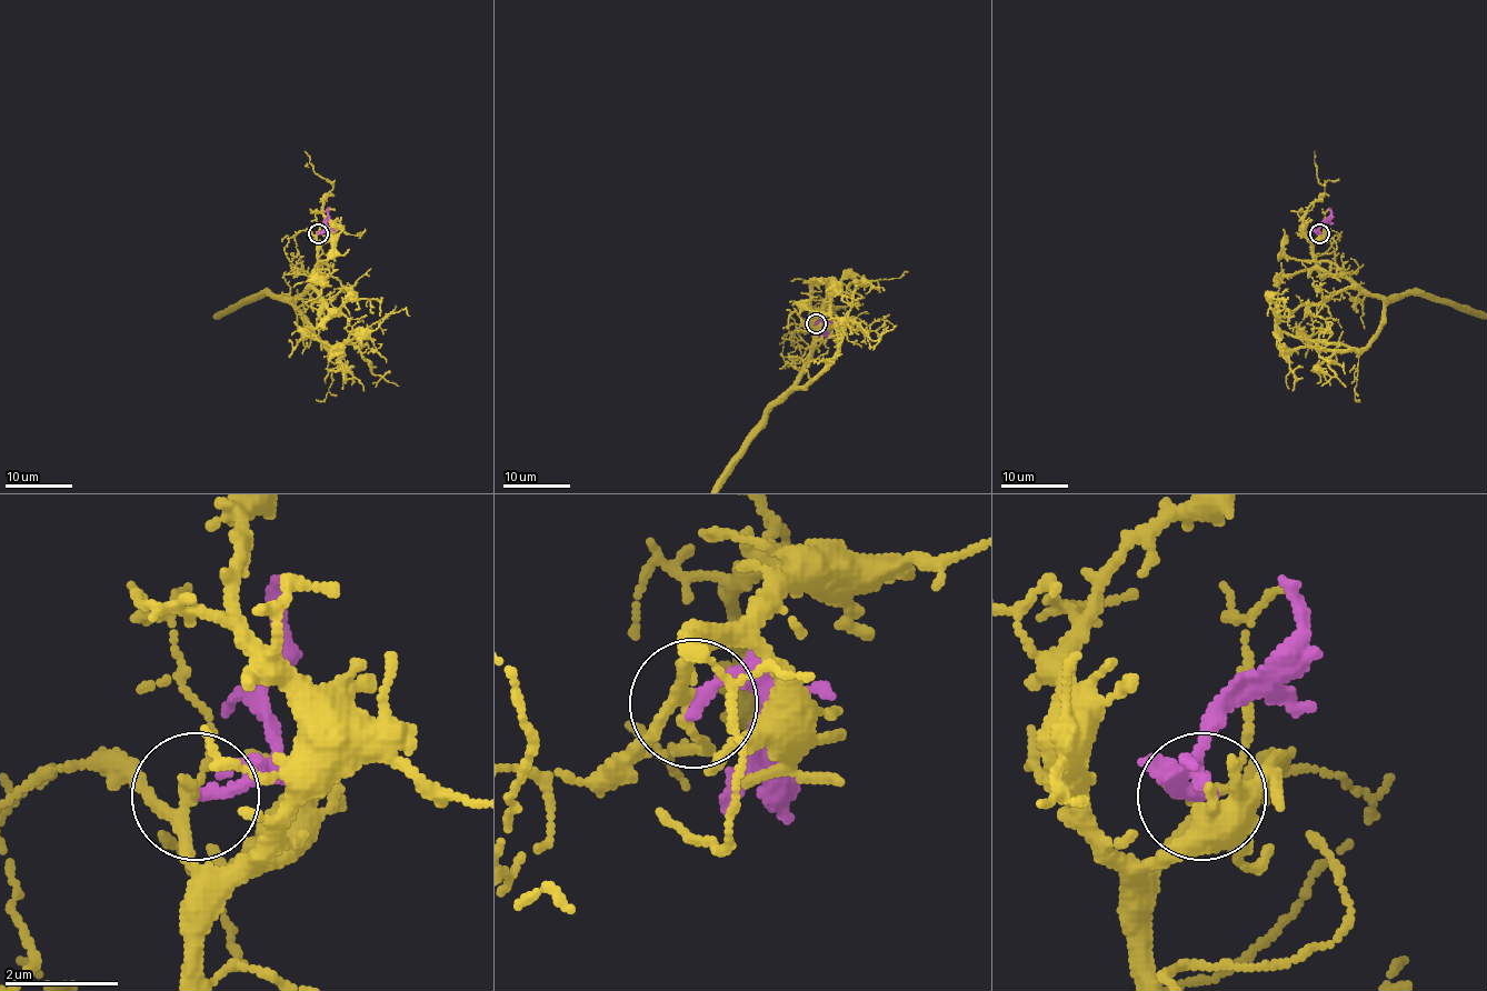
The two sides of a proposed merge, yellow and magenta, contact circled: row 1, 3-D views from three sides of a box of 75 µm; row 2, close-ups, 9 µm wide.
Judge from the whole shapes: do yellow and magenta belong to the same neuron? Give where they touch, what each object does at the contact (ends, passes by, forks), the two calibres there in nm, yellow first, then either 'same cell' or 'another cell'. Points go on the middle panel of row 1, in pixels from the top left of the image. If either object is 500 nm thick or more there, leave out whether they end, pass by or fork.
place (816, 323); yellow forks; magenta ends; calibres 180 and 240 nm; another cell

